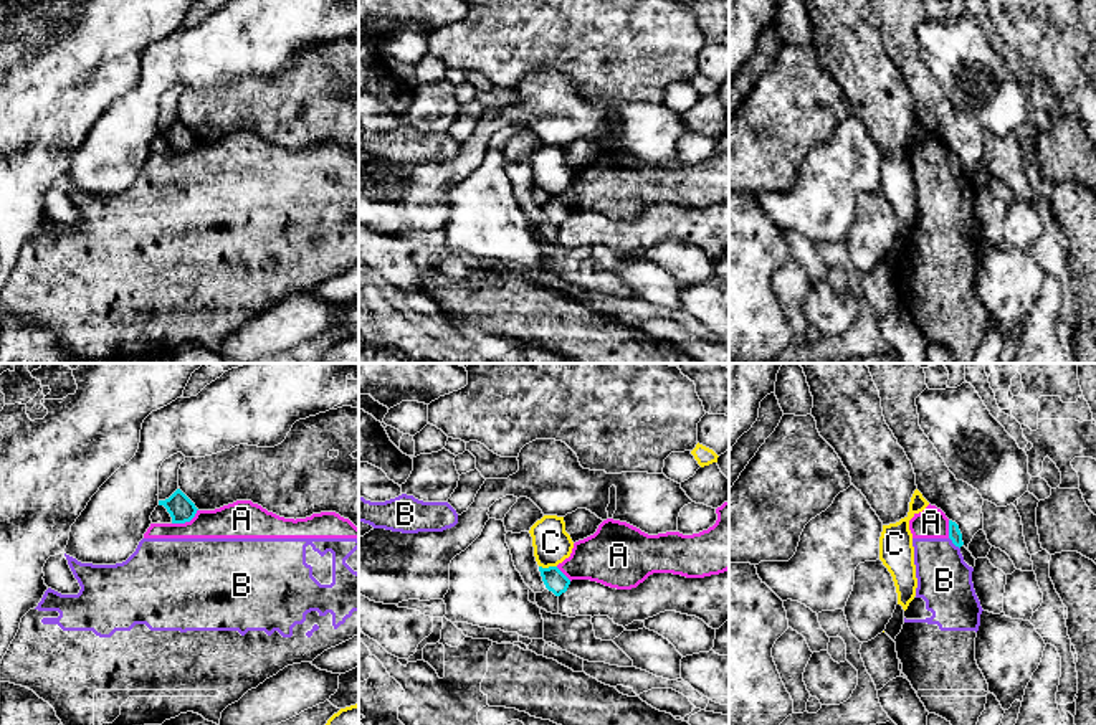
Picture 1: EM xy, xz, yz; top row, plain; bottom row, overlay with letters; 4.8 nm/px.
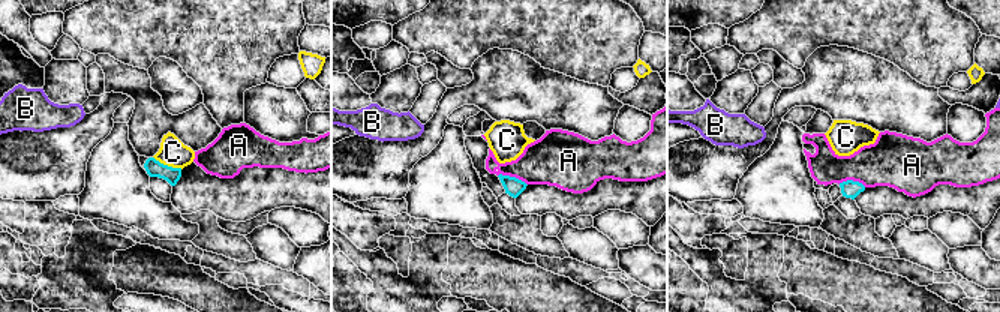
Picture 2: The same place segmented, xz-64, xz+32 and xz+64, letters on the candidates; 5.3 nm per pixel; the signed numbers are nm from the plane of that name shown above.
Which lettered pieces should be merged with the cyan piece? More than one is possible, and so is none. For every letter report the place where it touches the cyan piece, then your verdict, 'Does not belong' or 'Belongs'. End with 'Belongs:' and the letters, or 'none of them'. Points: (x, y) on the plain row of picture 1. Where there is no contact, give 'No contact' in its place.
A: Touches cyan at xy (185, 151). Does not belong
B: Touches cyan at yz (954, 174). Does not belong
C: Touches cyan at xz (549, 197). Does not belong
Belongs: none of them

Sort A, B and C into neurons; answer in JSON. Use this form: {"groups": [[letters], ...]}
{"groups": [["A", "B"], ["C"]]}

